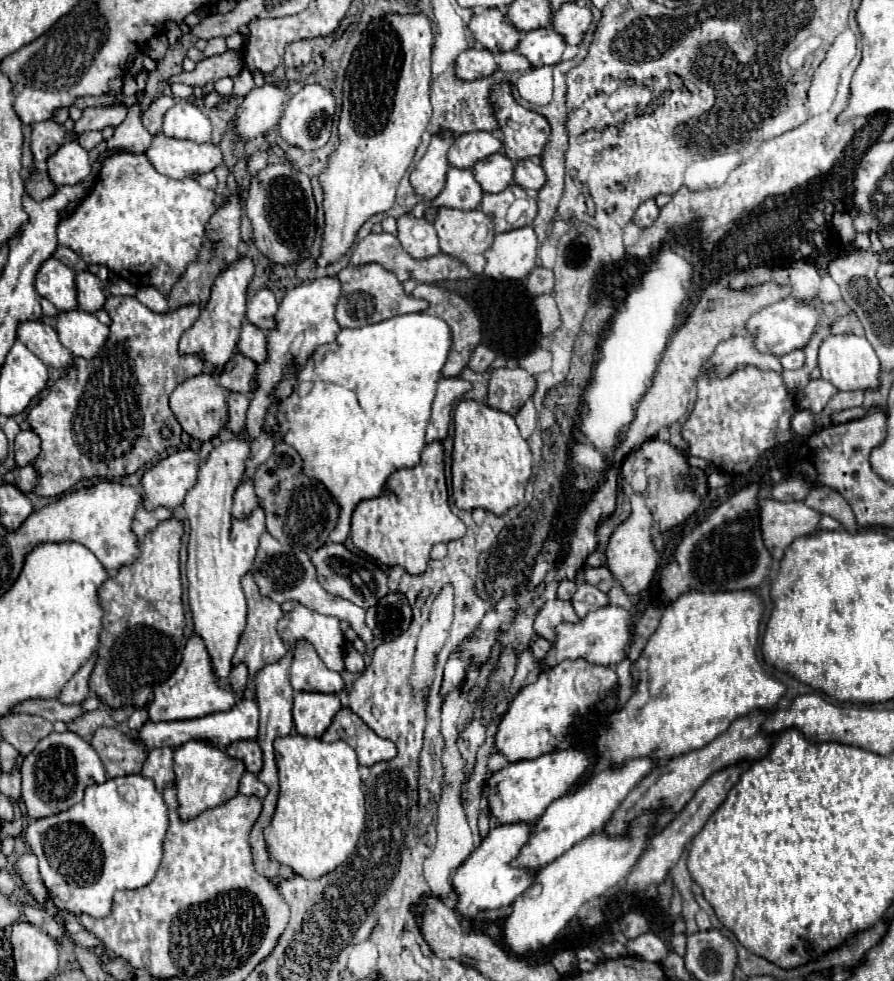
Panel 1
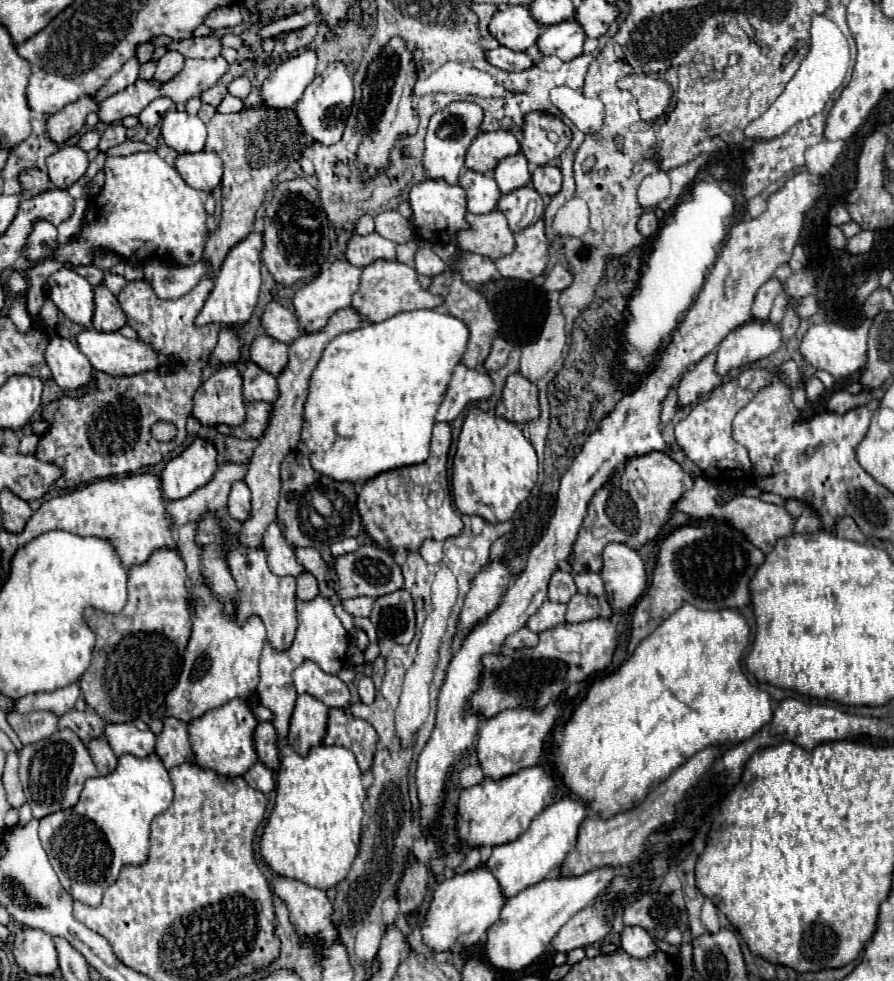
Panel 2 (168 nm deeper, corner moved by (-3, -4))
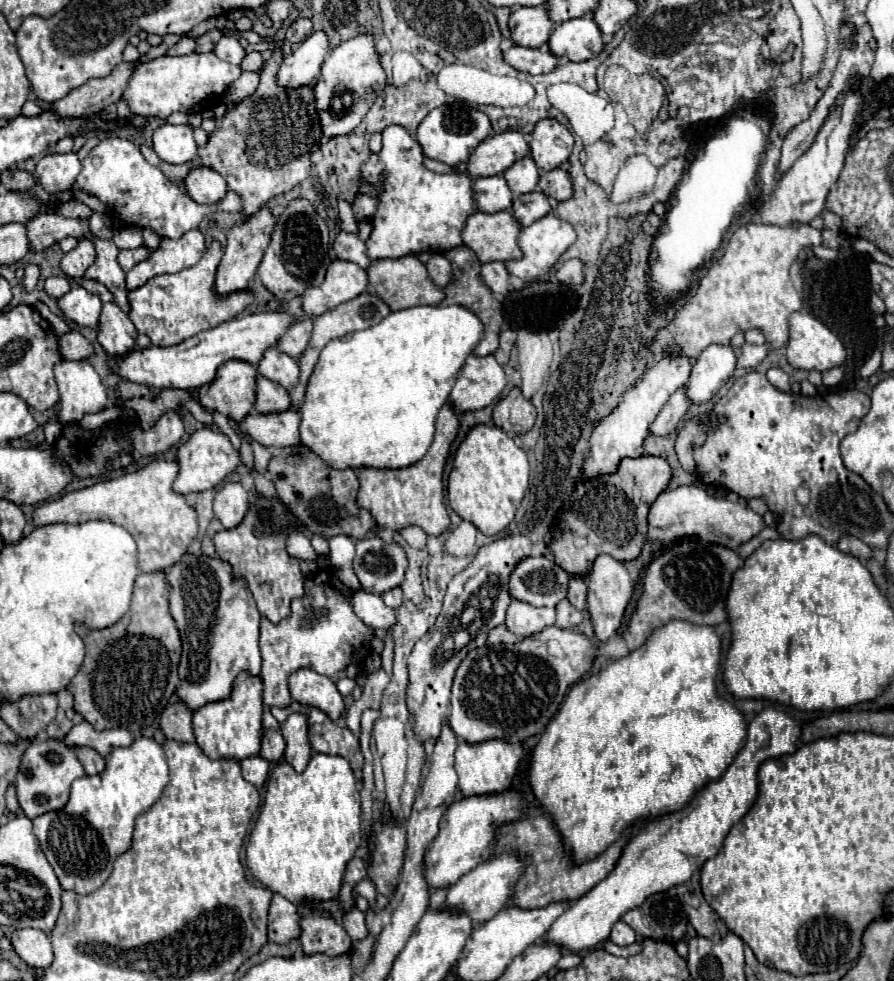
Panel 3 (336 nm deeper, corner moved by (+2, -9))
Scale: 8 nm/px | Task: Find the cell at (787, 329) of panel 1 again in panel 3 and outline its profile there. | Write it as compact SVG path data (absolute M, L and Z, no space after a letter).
M710 344L696 360L686 384L688 398L696 404L710 400L734 374L740 350L730 344Z

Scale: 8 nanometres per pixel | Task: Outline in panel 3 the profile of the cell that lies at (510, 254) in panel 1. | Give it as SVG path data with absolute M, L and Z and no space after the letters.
M548 214L548 216L540 218L540 220L536 220L532 226L520 230L520 234L518 234L518 246L520 246L520 250L522 250L524 256L520 260L508 260L508 262L504 262L506 270L508 270L510 276L516 276L516 278L520 278L524 282L530 282L530 280L534 280L538 276L544 276L554 266L554 262L560 258L560 254L574 240L576 240L576 234L574 234L572 224L562 222L556 216Z

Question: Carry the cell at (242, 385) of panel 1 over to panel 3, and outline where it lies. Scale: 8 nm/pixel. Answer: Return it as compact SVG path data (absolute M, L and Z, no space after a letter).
M258 376L256 378L256 402L254 402L254 410L262 412L262 414L272 414L272 412L282 412L290 408L290 398L286 388L282 388L280 384Z

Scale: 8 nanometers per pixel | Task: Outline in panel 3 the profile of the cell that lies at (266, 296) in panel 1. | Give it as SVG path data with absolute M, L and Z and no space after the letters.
M304 316L286 330L286 334L276 342L276 348L292 358L298 358L304 352L308 340L310 340L310 334L312 334L312 320L308 316Z

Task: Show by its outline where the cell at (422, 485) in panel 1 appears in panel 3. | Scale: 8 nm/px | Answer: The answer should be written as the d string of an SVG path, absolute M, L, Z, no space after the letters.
M444 406L436 418L436 434L434 440L426 452L426 456L408 468L398 470L374 470L374 468L362 468L358 472L360 490L356 504L364 510L368 510L376 522L378 528L390 528L390 530L404 530L408 526L422 528L428 536L440 536L450 526L450 516L444 504L444 488L442 488L442 470L446 464L446 456L450 450L450 442L458 434L458 416L452 412L452 408Z

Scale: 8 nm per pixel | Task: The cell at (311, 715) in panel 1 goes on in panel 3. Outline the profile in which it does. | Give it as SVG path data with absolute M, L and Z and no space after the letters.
M292 712L282 724L282 736L286 740L284 760L296 770L304 772L308 760L312 756L310 740L308 740L308 714Z

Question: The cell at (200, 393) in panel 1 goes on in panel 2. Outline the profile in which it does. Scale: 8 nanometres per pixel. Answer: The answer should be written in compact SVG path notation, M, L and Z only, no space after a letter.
M237 367L217 369L195 393L193 415L203 425L241 425L245 421L245 399Z

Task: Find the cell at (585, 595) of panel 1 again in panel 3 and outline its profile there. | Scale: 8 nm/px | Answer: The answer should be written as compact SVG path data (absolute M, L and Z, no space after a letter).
M562 600L556 606L558 618L556 618L556 626L558 628L576 628L582 622L582 612L576 610L568 600Z

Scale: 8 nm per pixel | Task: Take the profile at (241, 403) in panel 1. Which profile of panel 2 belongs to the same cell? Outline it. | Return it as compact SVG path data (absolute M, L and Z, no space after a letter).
M253 401L247 403L247 419L243 425L217 425L217 431L223 435L231 435L231 437L239 437L239 439L261 439L269 419L271 419L271 411L273 405L271 403L261 403L261 401Z

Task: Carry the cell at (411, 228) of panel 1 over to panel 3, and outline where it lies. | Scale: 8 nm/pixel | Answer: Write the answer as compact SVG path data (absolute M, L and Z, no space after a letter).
M434 254L428 264L426 264L426 270L428 270L428 278L434 282L434 286L438 288L444 288L450 278L452 278L452 268L450 268L450 262L442 256L442 254Z

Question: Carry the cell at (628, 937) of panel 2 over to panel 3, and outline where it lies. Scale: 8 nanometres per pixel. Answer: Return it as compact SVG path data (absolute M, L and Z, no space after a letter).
M618 920L614 926L612 926L612 934L610 934L610 940L618 946L630 946L636 942L636 932L624 924L622 920Z

